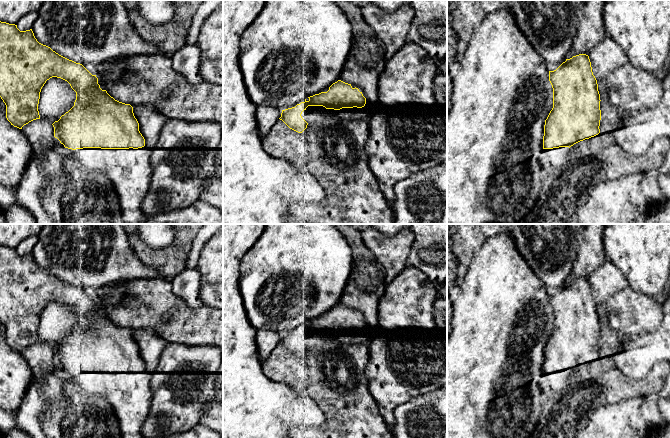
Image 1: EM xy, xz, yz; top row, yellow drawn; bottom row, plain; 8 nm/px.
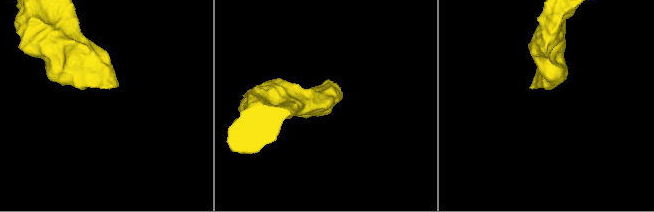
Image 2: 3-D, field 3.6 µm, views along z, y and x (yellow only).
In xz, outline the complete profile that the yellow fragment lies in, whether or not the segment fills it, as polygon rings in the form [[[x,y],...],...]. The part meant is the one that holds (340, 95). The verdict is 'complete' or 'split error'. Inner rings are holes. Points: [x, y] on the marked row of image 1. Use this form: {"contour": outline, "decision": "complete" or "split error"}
{"contour": [[[341,80],[328,89],[308,97],[295,107],[282,110],[282,120],[290,129],[302,133],[320,116],[341,120],[368,120],[372,106],[358,88]]], "decision": "split error"}

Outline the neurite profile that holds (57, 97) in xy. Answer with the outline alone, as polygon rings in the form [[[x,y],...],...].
[[[57,77],[50,78],[40,92],[40,119],[53,124],[74,106],[75,100],[76,92],[67,81]]]

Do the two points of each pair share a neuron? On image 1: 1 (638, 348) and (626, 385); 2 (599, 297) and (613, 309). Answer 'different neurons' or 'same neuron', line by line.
1: different neurons
2: different neurons

